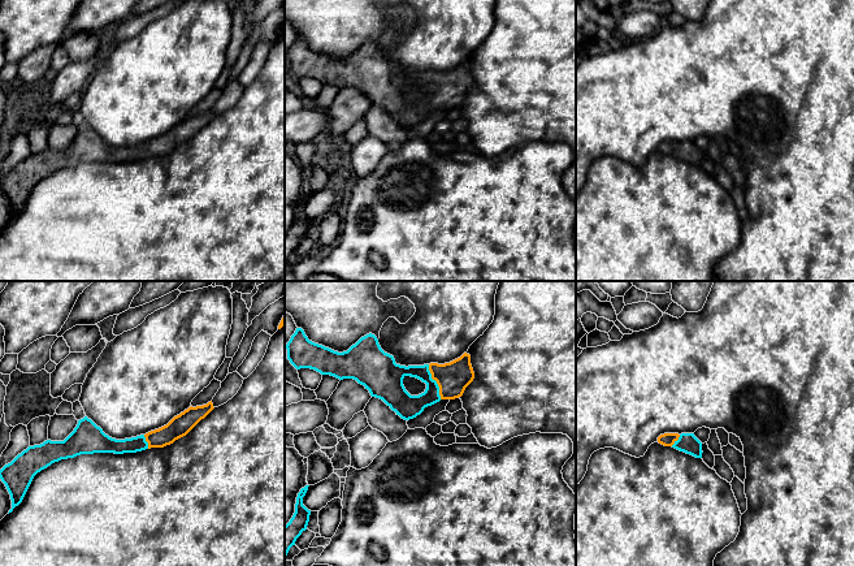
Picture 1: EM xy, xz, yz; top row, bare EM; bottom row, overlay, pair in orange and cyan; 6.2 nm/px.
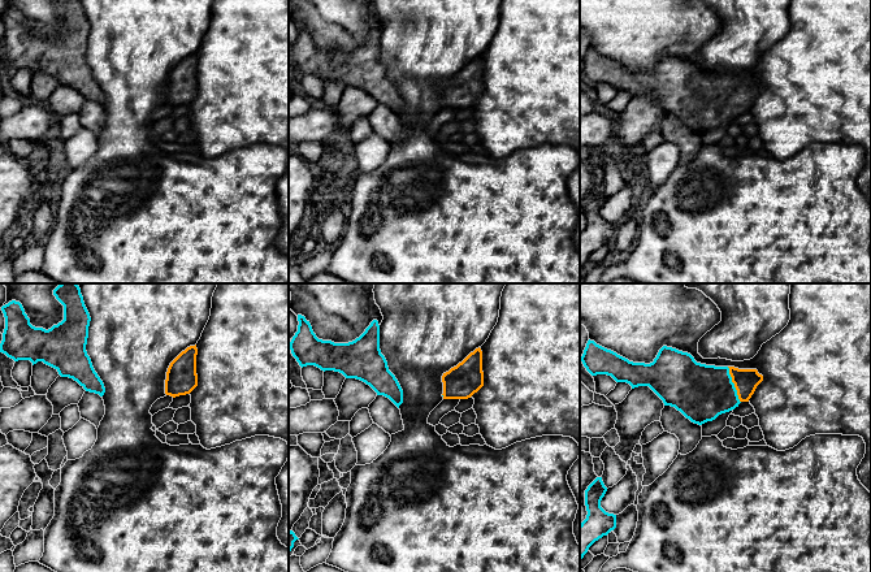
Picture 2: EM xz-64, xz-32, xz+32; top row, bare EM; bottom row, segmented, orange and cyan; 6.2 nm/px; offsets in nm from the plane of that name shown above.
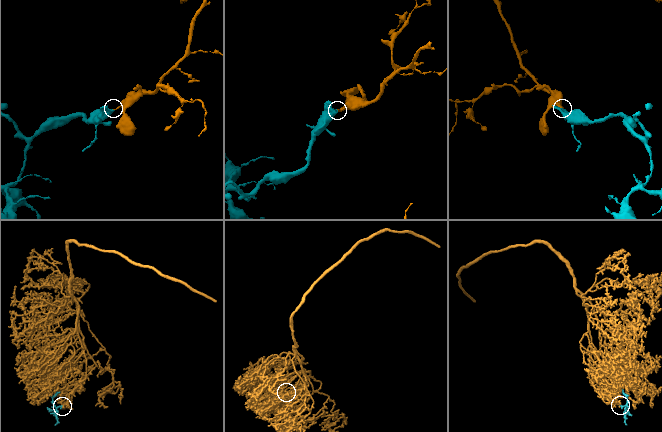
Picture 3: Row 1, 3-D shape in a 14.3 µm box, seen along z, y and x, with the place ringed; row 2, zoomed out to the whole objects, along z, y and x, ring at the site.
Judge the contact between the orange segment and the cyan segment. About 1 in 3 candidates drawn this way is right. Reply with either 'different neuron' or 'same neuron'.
same neuron

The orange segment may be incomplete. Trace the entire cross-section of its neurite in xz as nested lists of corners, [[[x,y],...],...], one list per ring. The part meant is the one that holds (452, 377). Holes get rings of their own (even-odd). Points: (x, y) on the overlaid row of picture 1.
[[[296,328],[286,349],[287,359],[296,370],[311,368],[339,380],[354,379],[404,420],[416,418],[425,407],[441,399],[461,397],[474,379],[471,355],[467,353],[445,364],[406,367],[396,364],[372,333],[361,337],[347,351],[338,353],[309,341],[304,330]],[[406,376],[425,383],[425,392],[411,396],[403,385]]]

